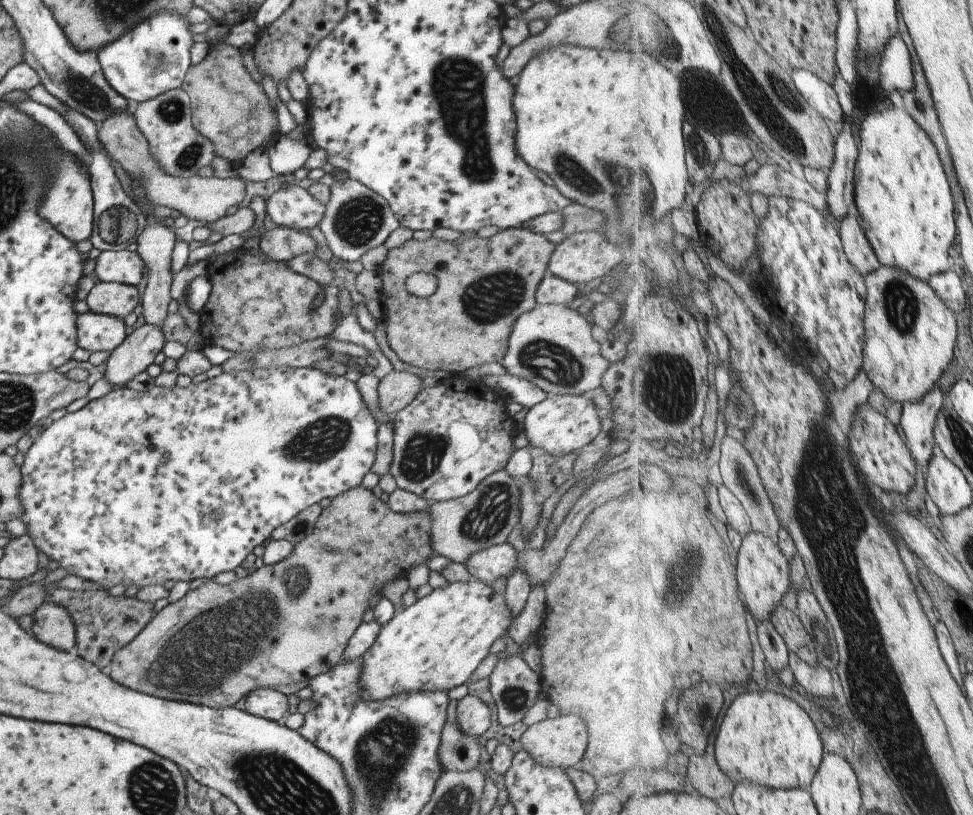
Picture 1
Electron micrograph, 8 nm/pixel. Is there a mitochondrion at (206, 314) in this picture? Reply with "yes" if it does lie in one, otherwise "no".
no

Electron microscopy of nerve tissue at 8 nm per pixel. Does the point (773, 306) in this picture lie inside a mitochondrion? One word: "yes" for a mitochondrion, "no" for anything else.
no

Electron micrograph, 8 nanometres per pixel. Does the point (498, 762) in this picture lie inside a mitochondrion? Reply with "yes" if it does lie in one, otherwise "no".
no

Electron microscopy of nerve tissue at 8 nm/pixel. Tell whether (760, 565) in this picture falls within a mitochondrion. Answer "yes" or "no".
no

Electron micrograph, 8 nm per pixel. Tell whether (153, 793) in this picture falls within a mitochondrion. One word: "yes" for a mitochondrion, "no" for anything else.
yes

